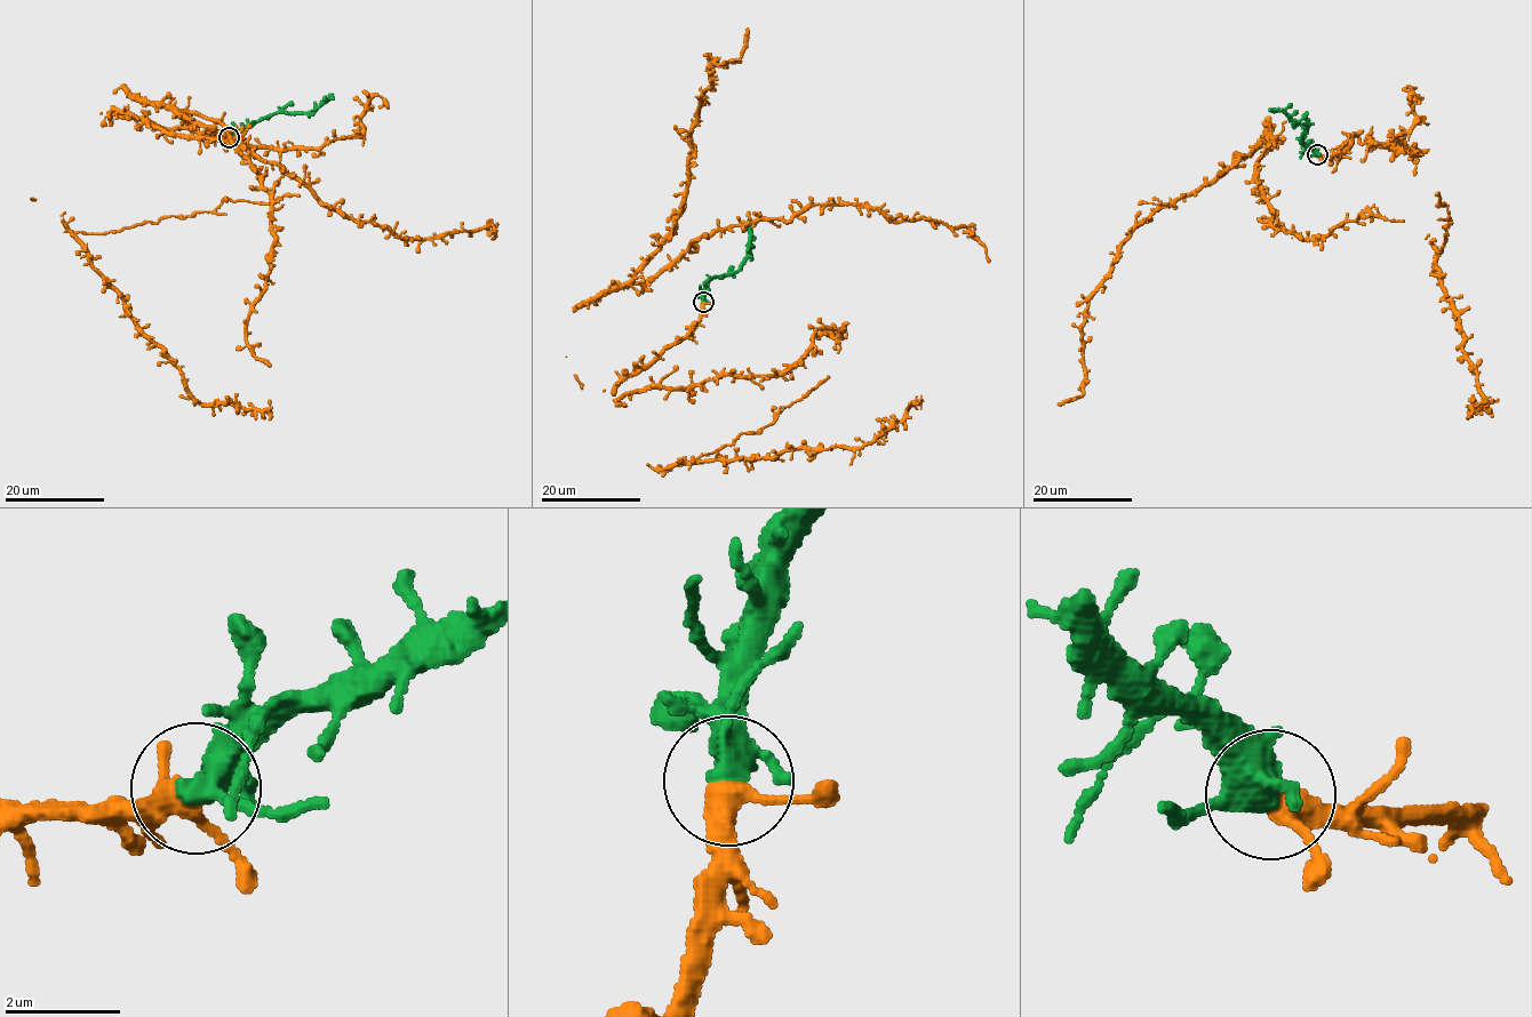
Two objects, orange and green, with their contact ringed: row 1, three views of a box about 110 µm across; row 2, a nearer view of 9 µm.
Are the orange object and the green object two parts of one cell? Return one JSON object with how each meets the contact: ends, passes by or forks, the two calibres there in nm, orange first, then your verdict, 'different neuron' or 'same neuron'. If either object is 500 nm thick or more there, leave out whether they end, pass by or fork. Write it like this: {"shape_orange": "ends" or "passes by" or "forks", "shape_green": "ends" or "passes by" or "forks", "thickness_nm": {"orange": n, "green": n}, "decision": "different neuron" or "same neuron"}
{"shape_orange": "passes by", "shape_green": "forks", "thickness_nm": {"orange": 360, "green": 360}, "decision": "same neuron"}

